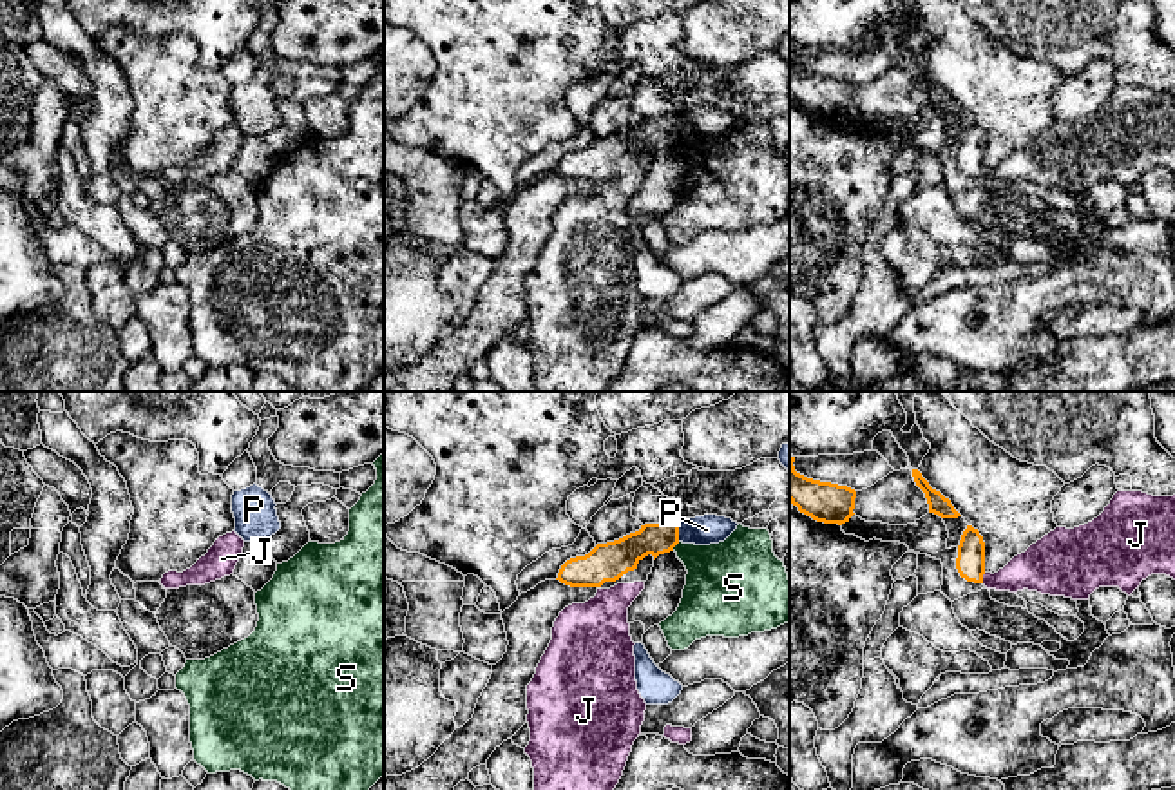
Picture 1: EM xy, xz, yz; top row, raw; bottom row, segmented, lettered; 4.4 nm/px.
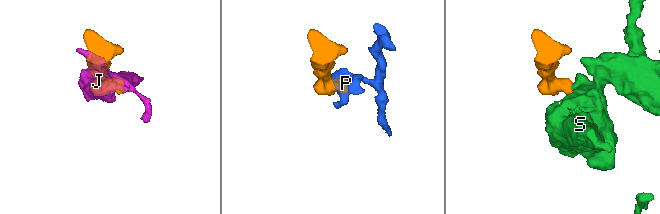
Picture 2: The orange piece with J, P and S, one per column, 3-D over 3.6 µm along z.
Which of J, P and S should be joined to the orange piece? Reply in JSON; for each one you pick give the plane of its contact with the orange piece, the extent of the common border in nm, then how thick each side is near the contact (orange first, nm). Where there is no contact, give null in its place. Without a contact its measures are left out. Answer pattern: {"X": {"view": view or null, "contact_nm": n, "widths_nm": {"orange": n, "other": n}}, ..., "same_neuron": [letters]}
{"J": {"view": "yz", "contact_nm": 50, "widths_nm": {"orange": 130, "other": 190}}, "same_neuron": ["J"]}

